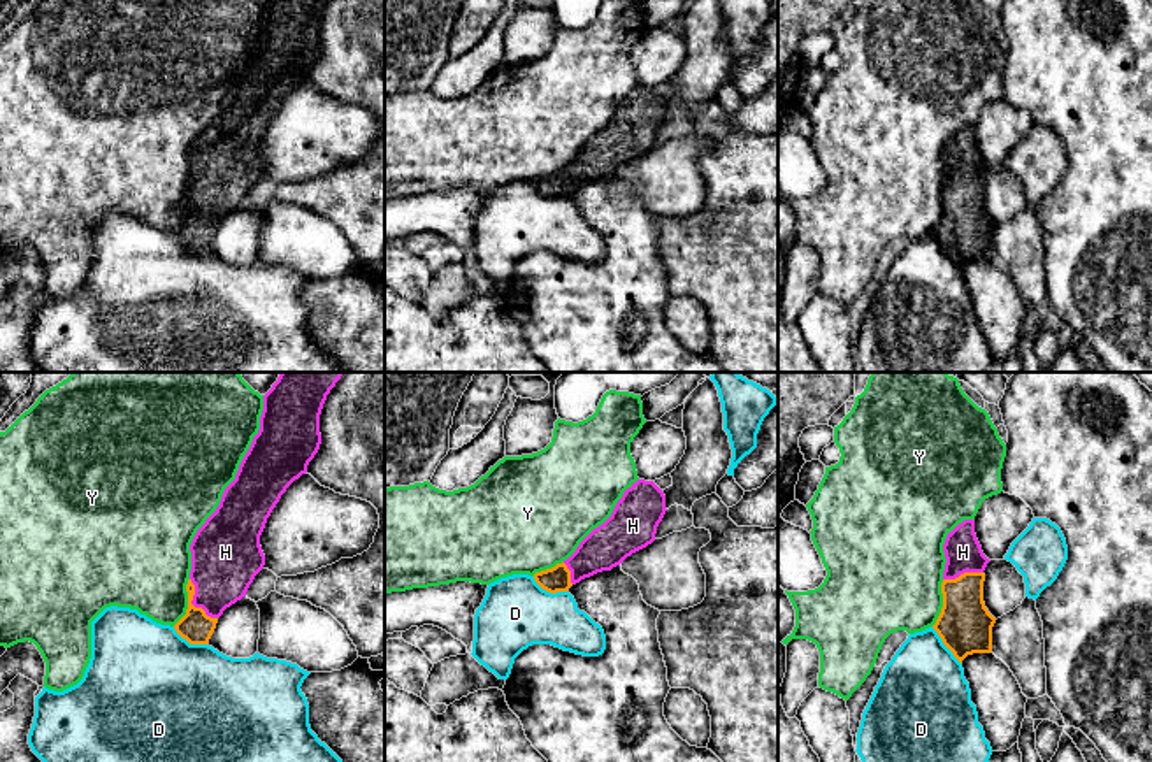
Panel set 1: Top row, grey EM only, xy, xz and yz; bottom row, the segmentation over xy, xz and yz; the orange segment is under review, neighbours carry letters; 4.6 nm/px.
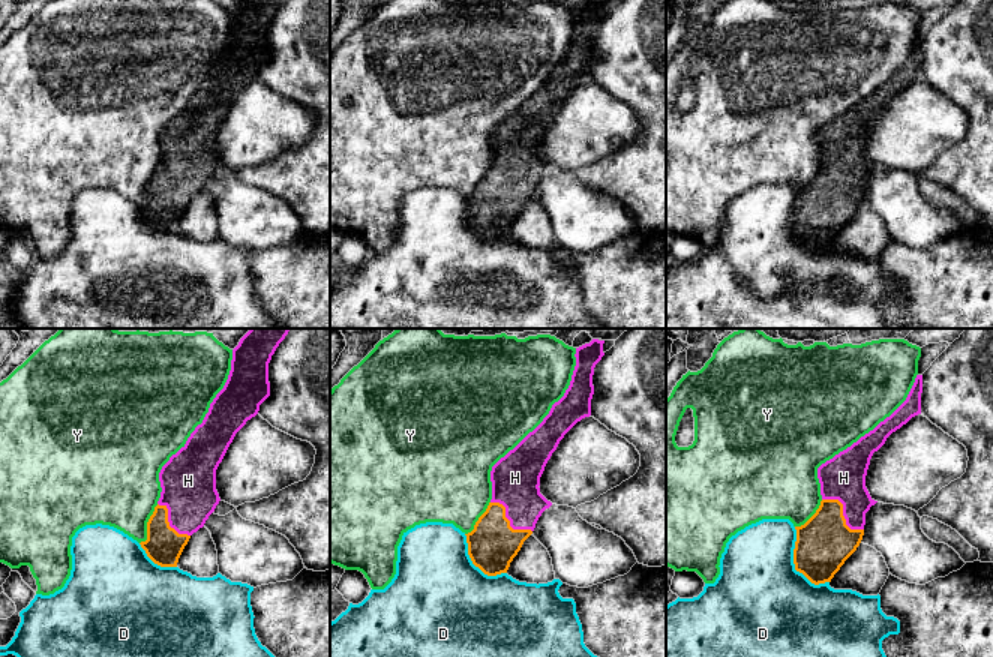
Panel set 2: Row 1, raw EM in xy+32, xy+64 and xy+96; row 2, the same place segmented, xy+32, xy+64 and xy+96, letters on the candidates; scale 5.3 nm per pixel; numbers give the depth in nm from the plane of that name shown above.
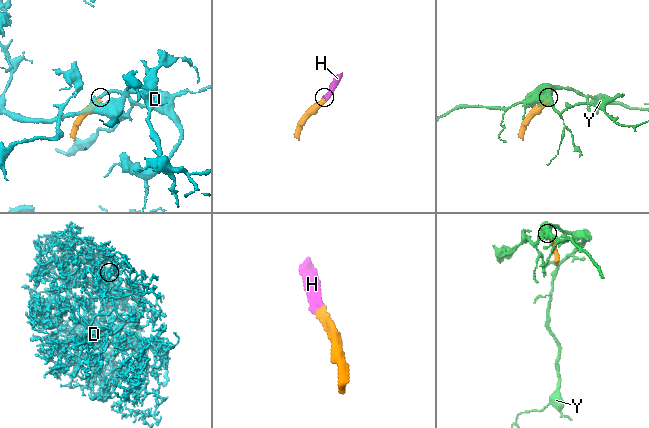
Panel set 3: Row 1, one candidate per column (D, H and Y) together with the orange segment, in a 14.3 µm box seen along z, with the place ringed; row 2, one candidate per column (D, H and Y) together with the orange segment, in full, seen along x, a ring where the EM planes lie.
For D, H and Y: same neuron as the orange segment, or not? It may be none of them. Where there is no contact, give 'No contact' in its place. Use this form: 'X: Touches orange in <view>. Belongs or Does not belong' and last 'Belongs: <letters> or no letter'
D: Touches orange in xy. Does not belong
H: Touches orange in xy. Belongs
Y: Touches orange in xy. Does not belong
Belongs: H

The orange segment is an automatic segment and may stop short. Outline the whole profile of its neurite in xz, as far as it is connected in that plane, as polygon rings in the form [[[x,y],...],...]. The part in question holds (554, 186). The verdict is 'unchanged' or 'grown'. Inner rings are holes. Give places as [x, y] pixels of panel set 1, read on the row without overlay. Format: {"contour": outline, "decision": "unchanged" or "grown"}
{"contour": [[[637,86],[623,98],[611,123],[567,167],[534,181],[536,190],[557,200],[597,179],[611,177],[655,147],[666,118],[664,98],[653,88]]], "decision": "grown"}

